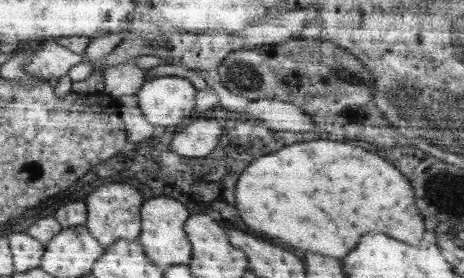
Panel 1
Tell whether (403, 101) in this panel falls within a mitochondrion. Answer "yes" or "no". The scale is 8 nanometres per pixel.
yes

